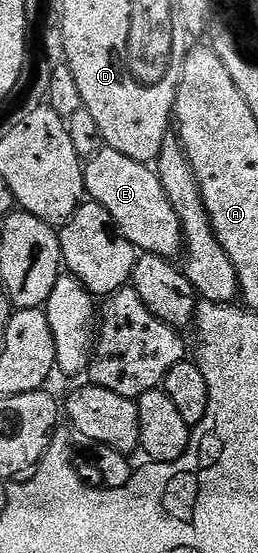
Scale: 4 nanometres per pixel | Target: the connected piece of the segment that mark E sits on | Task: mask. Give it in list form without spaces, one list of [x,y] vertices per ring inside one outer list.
[[[100,148],[86,159],[83,189],[90,201],[105,208],[119,237],[136,251],[171,260],[184,249],[183,229],[177,212],[173,212],[173,204],[169,204],[169,196],[165,196],[158,173],[148,163],[129,160],[129,156],[121,156],[121,152],[110,148]]]

